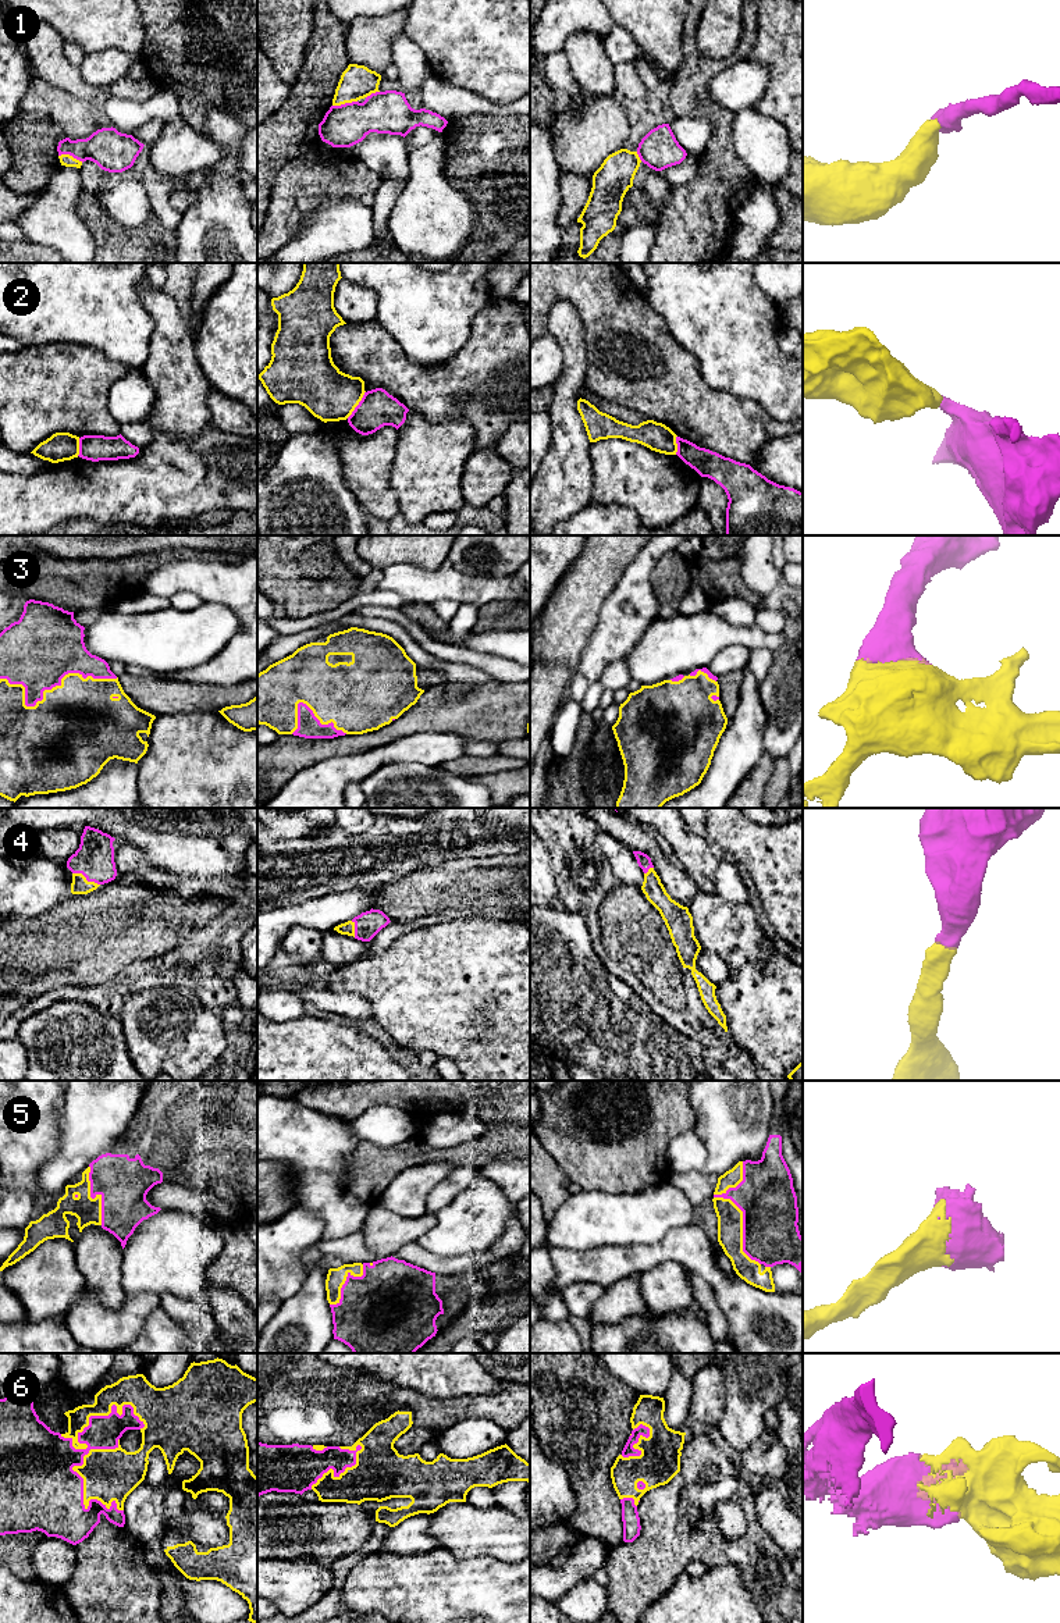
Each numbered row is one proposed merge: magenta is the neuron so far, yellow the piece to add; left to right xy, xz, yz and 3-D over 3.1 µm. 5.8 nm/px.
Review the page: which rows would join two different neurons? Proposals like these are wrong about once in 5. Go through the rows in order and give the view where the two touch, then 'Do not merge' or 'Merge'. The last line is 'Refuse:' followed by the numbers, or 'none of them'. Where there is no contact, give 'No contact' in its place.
1: Touches magenta in xz. Merge
2: Touches magenta in xz. Merge
3: Touches magenta in xy. Merge
4: Touches magenta in xy. Merge
5: Touches magenta in yz. Merge
6: Touches magenta in xy. Merge
Refuse: none of them

